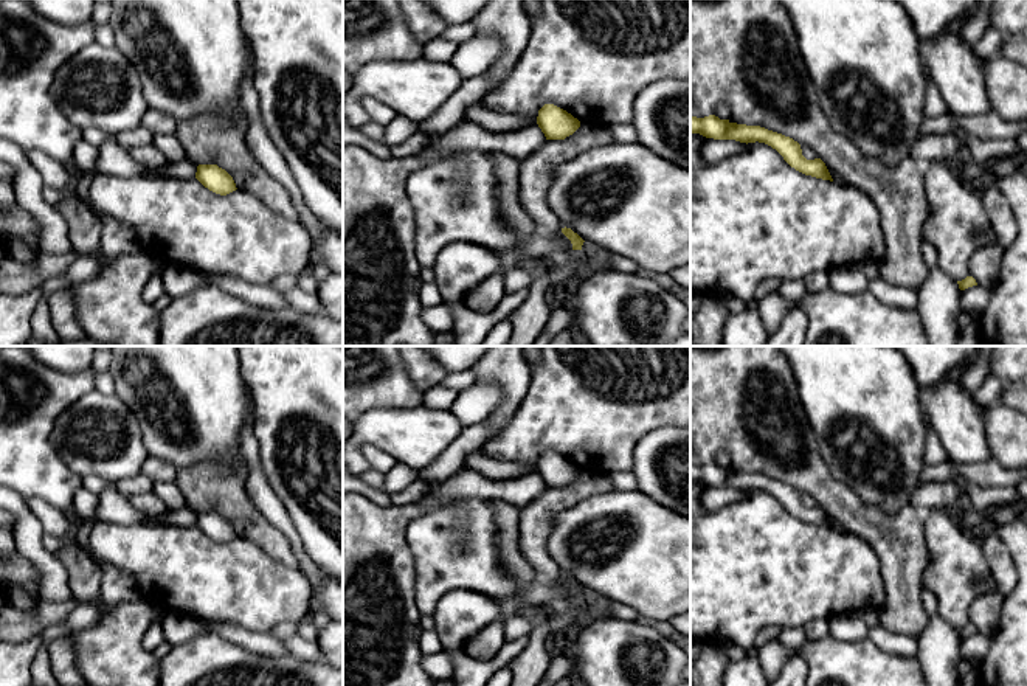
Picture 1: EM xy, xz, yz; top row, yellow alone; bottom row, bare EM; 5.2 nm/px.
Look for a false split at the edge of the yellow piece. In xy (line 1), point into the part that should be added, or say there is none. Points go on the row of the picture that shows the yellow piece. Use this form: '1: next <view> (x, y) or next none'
1: next none

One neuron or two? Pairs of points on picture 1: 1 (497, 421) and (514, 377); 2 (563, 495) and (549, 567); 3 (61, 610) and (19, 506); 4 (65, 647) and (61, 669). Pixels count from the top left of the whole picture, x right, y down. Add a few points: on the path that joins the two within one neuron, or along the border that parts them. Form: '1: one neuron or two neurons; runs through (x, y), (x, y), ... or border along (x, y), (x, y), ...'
1: one neuron; runs through (506, 410), (514, 388)
2: one neuron; runs through (546, 512), (539, 520), (539, 550)
3: two neurons; border along (73, 598), (65, 601), (42, 599)
4: one neuron; runs through (62, 652), (62, 665)

